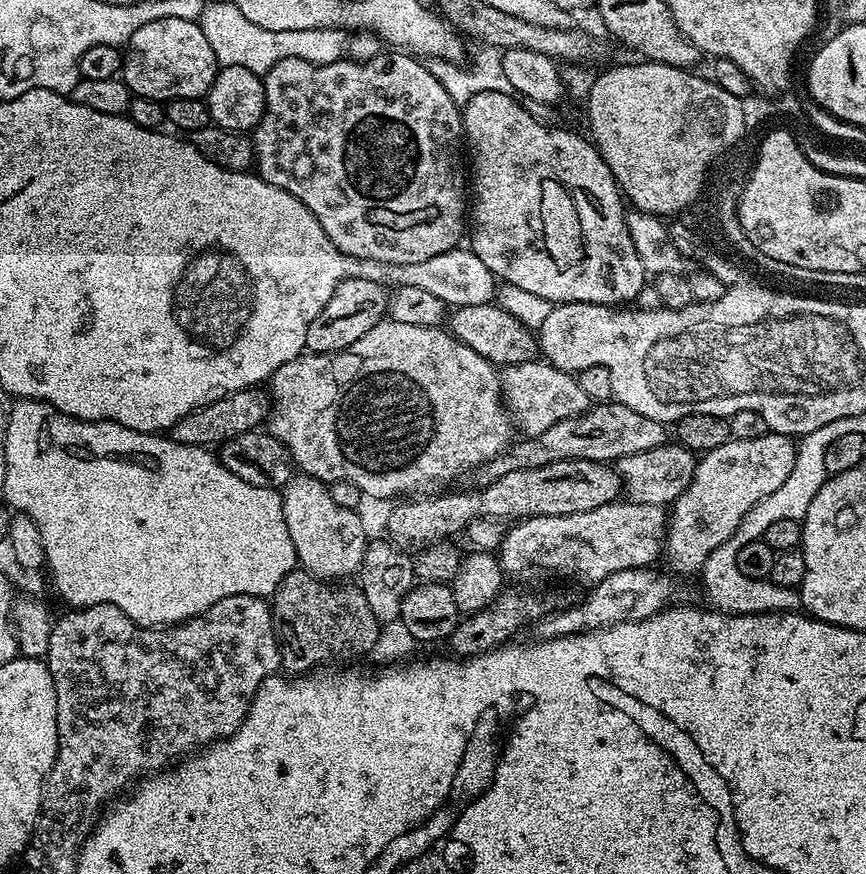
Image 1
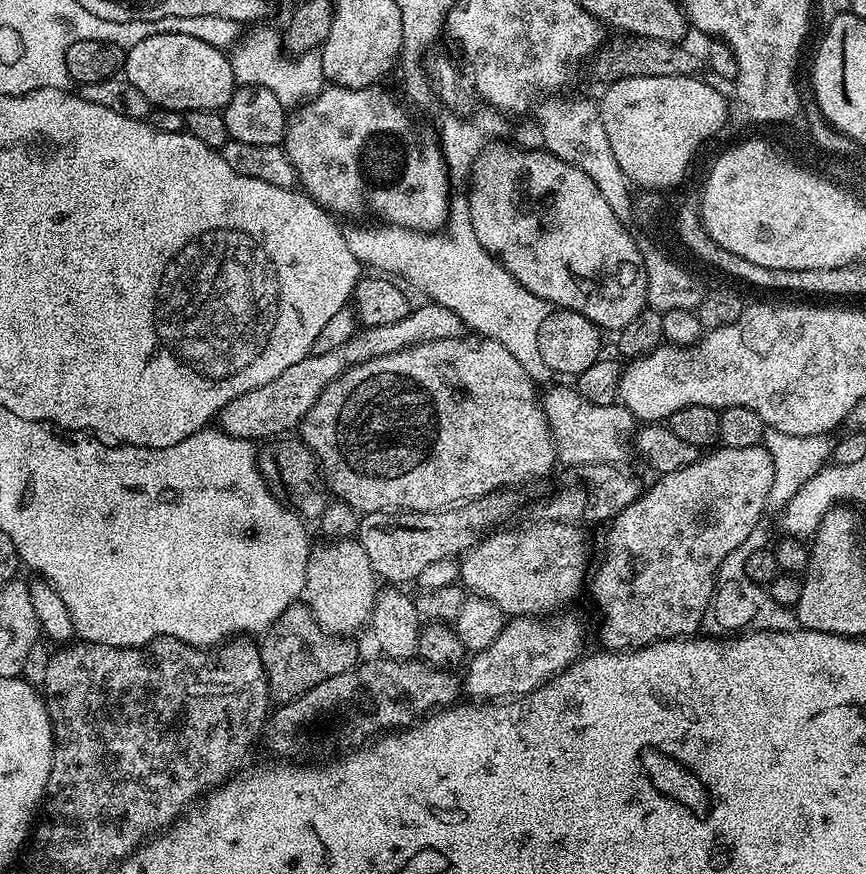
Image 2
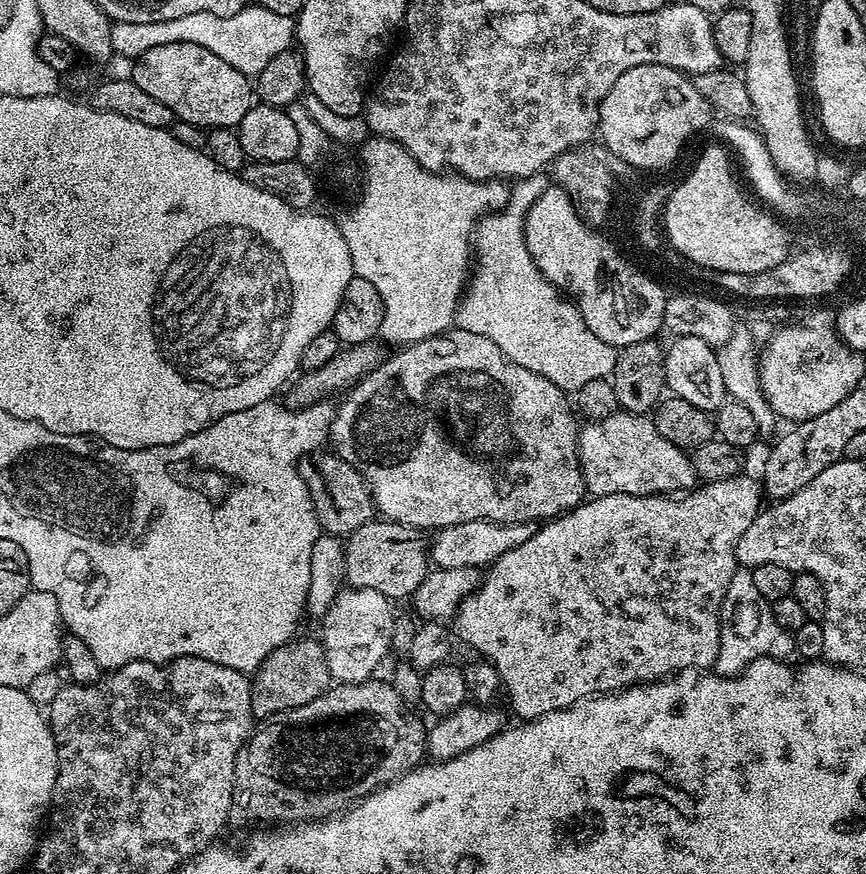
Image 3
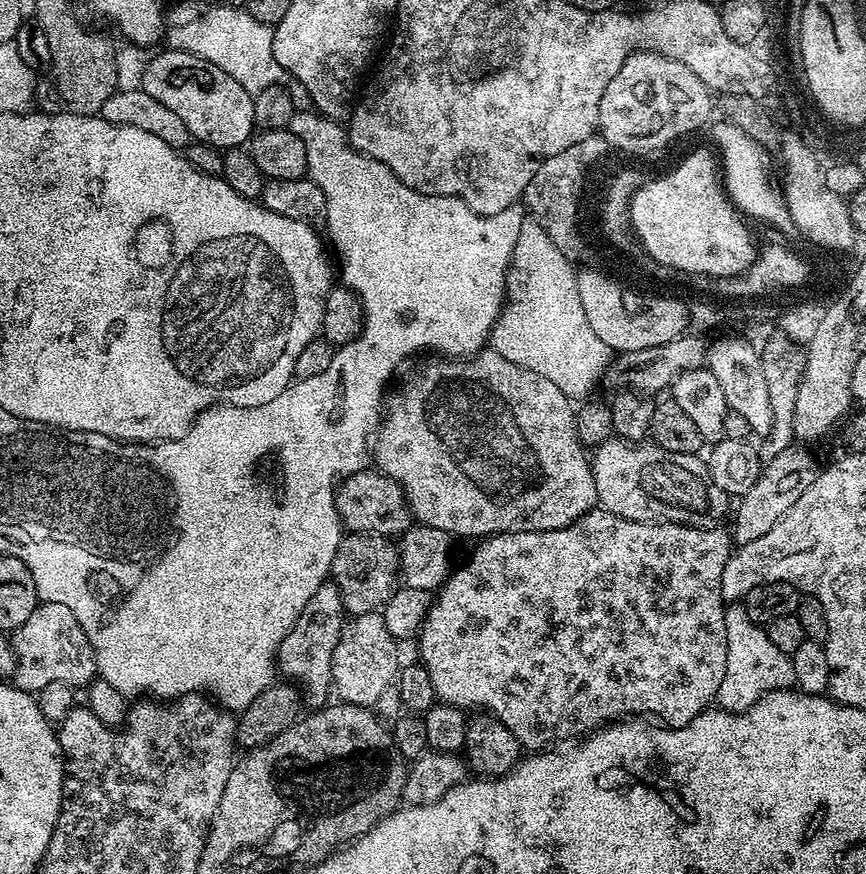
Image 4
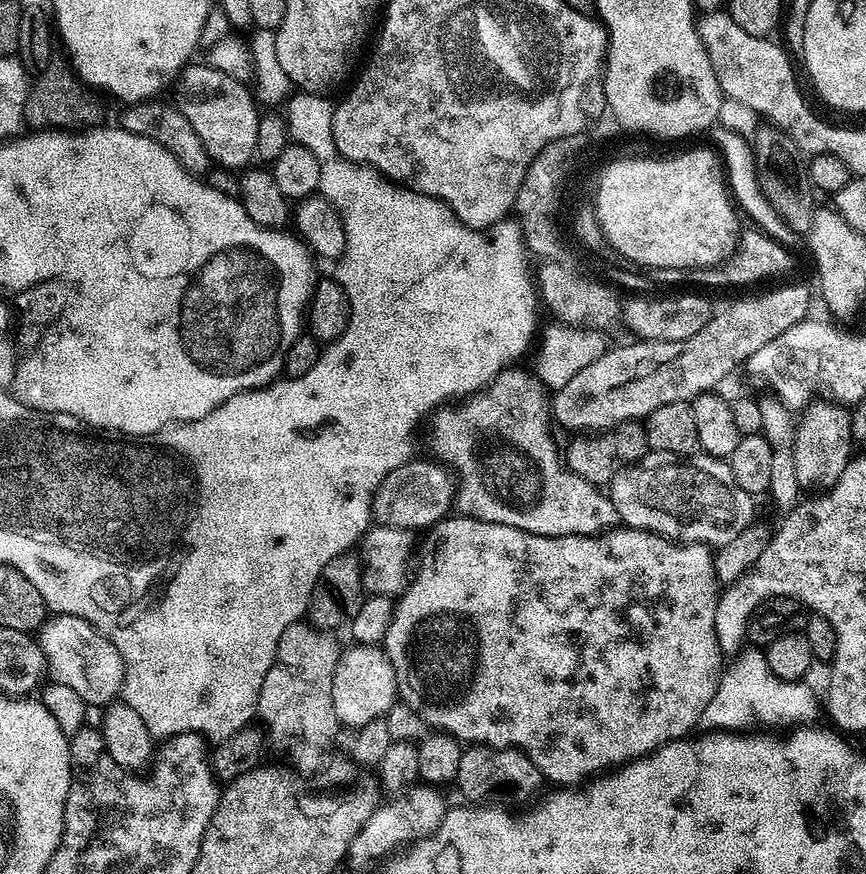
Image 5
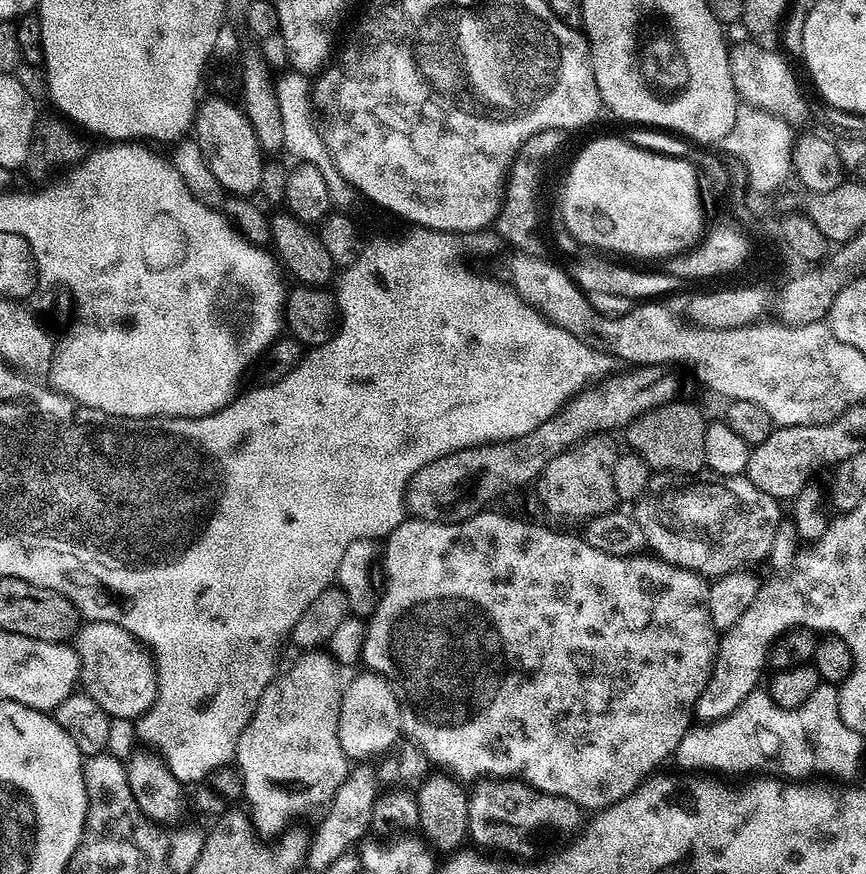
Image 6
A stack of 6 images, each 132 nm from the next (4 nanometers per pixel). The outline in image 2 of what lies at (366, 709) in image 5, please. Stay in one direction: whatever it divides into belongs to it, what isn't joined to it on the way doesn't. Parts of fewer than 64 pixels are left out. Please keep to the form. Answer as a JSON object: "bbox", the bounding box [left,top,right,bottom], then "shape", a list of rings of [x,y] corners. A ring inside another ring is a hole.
{"bbox":[304,538,378,638],"shape":[[[345,538],[320,542],[308,554],[304,596],[308,609],[316,619],[316,625],[325,633],[336,638],[344,638],[347,632],[356,632],[367,625],[372,618],[372,608],[378,595],[378,577],[362,550],[359,539]]]}

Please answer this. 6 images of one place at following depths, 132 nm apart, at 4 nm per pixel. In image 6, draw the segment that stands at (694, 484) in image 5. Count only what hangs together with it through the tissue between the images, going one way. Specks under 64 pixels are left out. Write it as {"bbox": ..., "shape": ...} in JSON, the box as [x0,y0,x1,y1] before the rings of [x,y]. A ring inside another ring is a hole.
{"bbox":[638,479,782,578],"shape":[[[747,479],[716,483],[720,484],[696,484],[693,488],[682,489],[677,496],[660,496],[653,504],[641,503],[640,512],[638,511],[647,547],[653,548],[651,551],[667,564],[677,564],[678,567],[698,572],[705,578],[717,578],[731,572],[748,570],[759,560],[767,561],[782,523],[781,501],[763,493]]]}

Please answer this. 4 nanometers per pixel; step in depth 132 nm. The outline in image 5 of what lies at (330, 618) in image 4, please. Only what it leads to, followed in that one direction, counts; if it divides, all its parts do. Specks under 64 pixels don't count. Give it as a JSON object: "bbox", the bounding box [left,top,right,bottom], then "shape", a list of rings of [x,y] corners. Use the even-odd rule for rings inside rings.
{"bbox":[256,622,342,772],"shape":[[[308,622],[291,624],[284,631],[276,651],[276,660],[264,676],[264,681],[258,694],[256,711],[258,720],[264,723],[268,731],[266,744],[276,752],[281,752],[300,772],[316,772],[328,760],[328,751],[332,748],[332,739],[336,736],[338,721],[334,710],[334,670],[340,664],[342,648],[336,645],[336,640],[327,631],[312,627]]]}

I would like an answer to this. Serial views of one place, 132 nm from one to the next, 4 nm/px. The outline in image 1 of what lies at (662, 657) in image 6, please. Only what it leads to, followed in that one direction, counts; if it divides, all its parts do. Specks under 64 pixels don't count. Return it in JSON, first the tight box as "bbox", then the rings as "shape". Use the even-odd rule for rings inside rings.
{"bbox":[664,430,797,578],"shape":[[[769,430],[760,438],[727,440],[722,446],[703,453],[697,459],[692,481],[688,483],[683,494],[670,505],[666,516],[664,548],[666,556],[668,552],[669,562],[672,563],[671,571],[684,578],[688,578],[691,572],[699,573],[708,561],[708,555],[740,529],[742,518],[746,518],[749,510],[762,502],[762,498],[774,494],[774,490],[778,490],[778,486],[782,486],[782,482],[790,478],[790,470],[794,470],[797,447],[797,441],[793,437]]]}

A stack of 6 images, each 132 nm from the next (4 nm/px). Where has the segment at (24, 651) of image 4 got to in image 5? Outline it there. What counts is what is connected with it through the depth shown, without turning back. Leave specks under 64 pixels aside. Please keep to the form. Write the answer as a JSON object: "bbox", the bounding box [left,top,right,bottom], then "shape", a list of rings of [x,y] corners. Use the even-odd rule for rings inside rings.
{"bbox":[38,615,124,706],"shape":[[[53,615],[38,632],[51,679],[71,686],[90,706],[107,706],[121,695],[124,686],[124,662],[118,650],[88,620],[77,616]]]}

